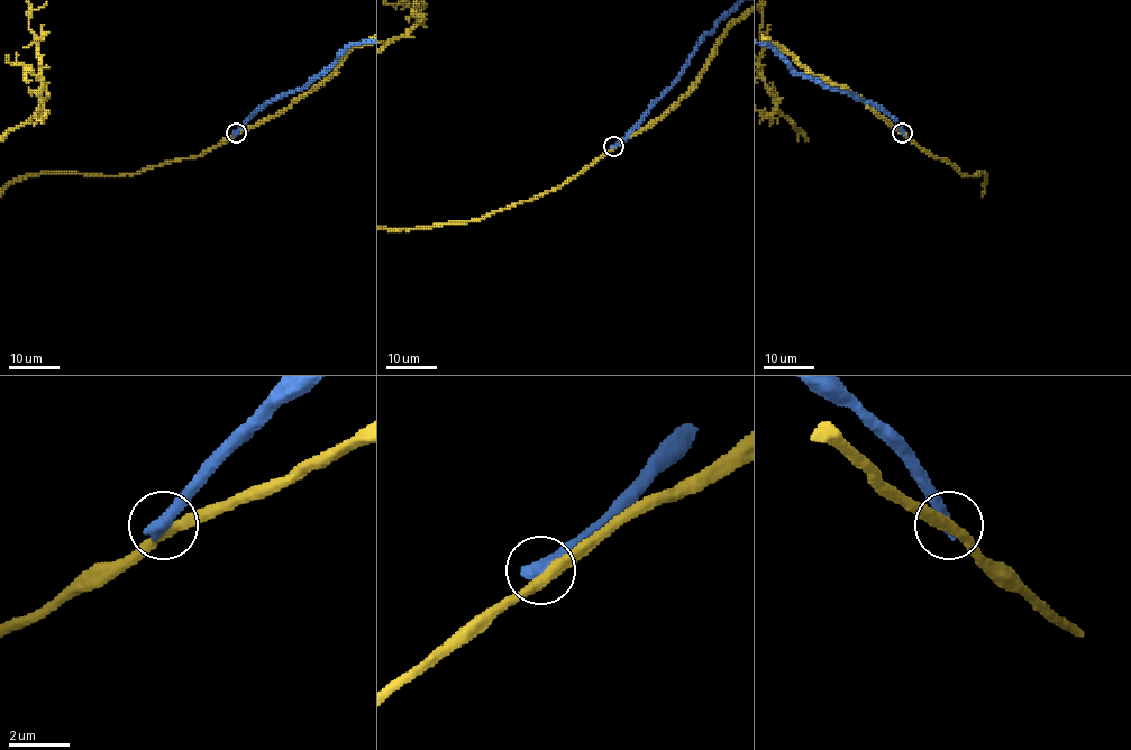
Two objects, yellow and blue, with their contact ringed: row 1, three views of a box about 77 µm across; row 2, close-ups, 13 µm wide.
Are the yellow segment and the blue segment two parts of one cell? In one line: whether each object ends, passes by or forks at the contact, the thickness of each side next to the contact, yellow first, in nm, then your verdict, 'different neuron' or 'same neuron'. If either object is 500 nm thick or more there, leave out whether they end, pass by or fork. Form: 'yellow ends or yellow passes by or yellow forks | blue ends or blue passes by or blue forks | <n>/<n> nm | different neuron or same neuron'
360/500 nm | different neuron

